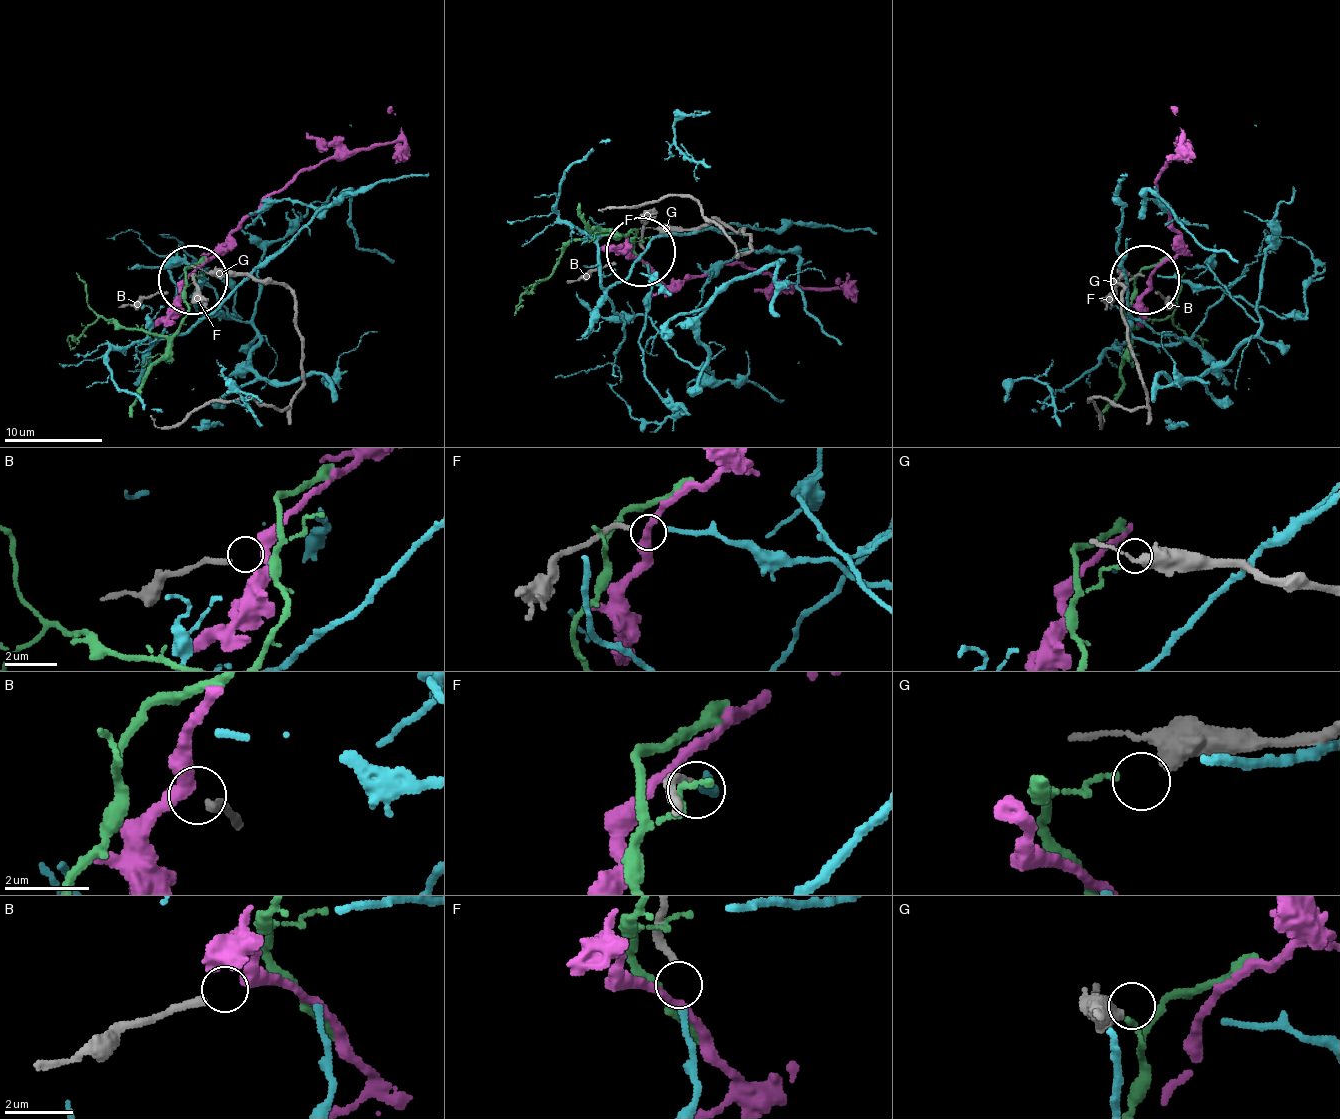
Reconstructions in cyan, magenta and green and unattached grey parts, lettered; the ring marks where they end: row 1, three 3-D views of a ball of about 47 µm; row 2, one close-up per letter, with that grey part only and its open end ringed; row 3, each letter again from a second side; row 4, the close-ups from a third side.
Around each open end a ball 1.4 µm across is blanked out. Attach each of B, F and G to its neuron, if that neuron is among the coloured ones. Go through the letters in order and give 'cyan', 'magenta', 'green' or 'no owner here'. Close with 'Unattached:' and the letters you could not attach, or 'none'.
B: magenta
F: cyan
G: no owner here
Unattached: G

